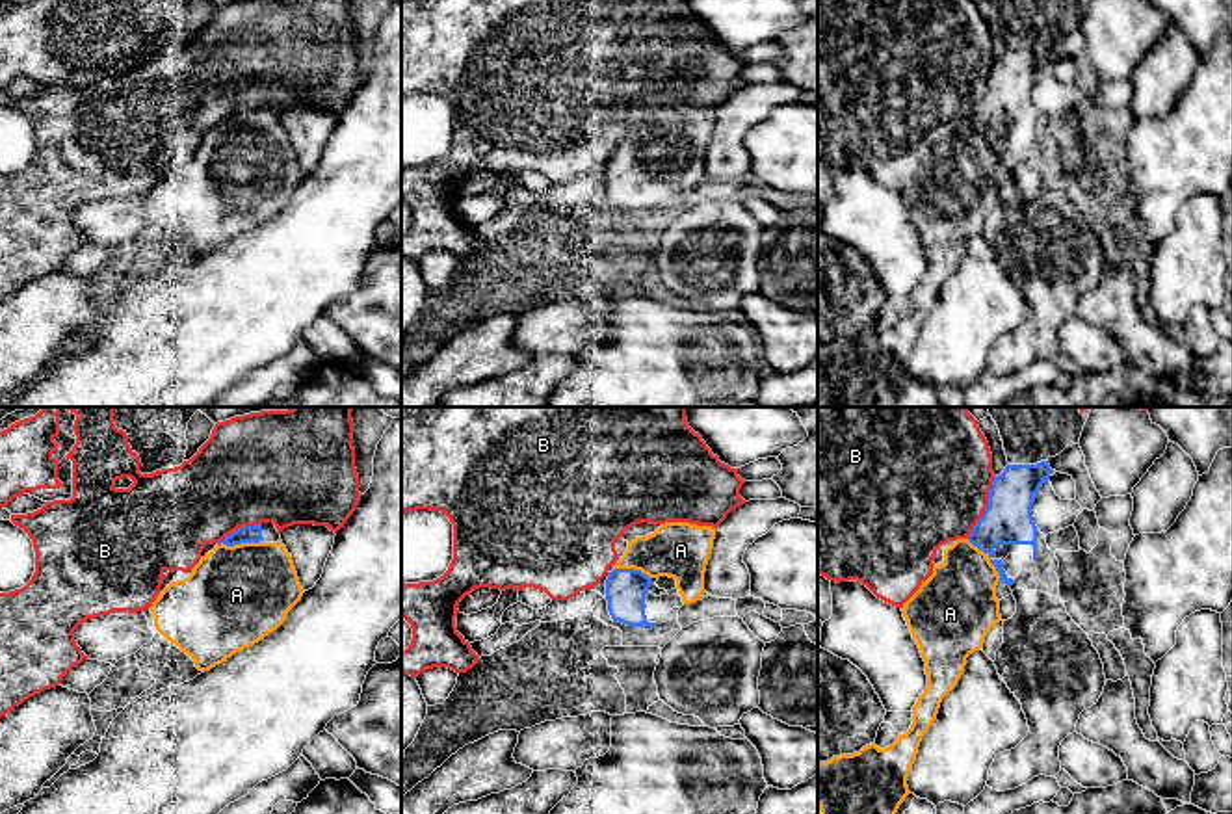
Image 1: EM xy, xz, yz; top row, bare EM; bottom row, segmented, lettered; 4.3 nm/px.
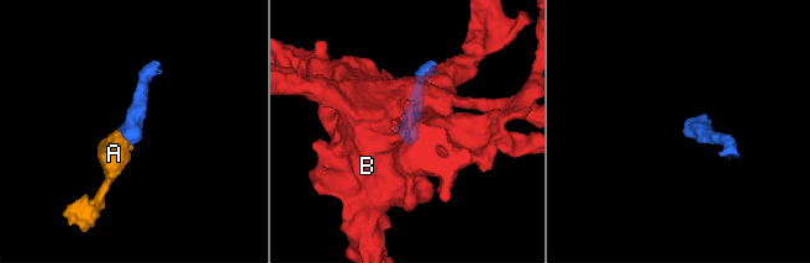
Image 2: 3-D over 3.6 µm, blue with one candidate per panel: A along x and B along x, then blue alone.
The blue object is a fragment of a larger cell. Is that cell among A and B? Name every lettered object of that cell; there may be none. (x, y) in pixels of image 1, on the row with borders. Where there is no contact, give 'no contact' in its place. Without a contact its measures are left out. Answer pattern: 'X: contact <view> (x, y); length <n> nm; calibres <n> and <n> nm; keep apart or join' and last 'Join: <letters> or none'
A: contact xy (238, 543); length 180 nm; calibres 80 and 440 nm; join
B: contact yz (987, 508); length 300 nm; calibres 220 and 480 nm; keep apart
Join: A

